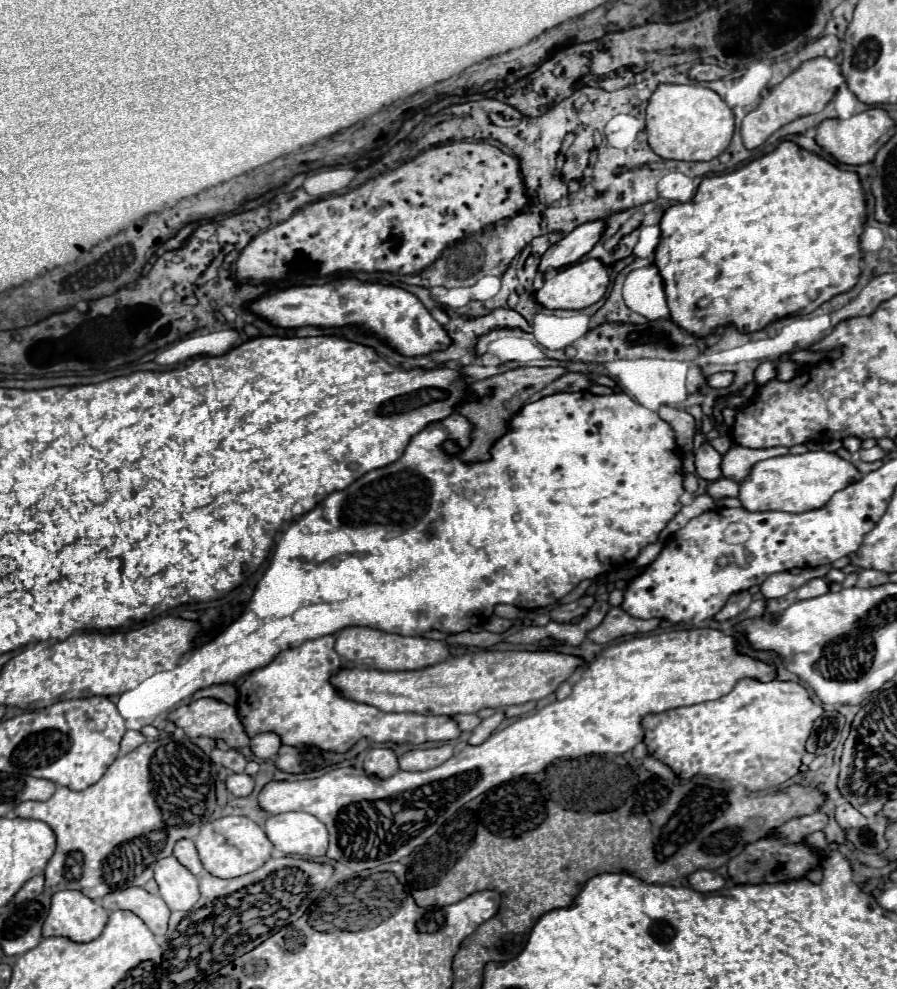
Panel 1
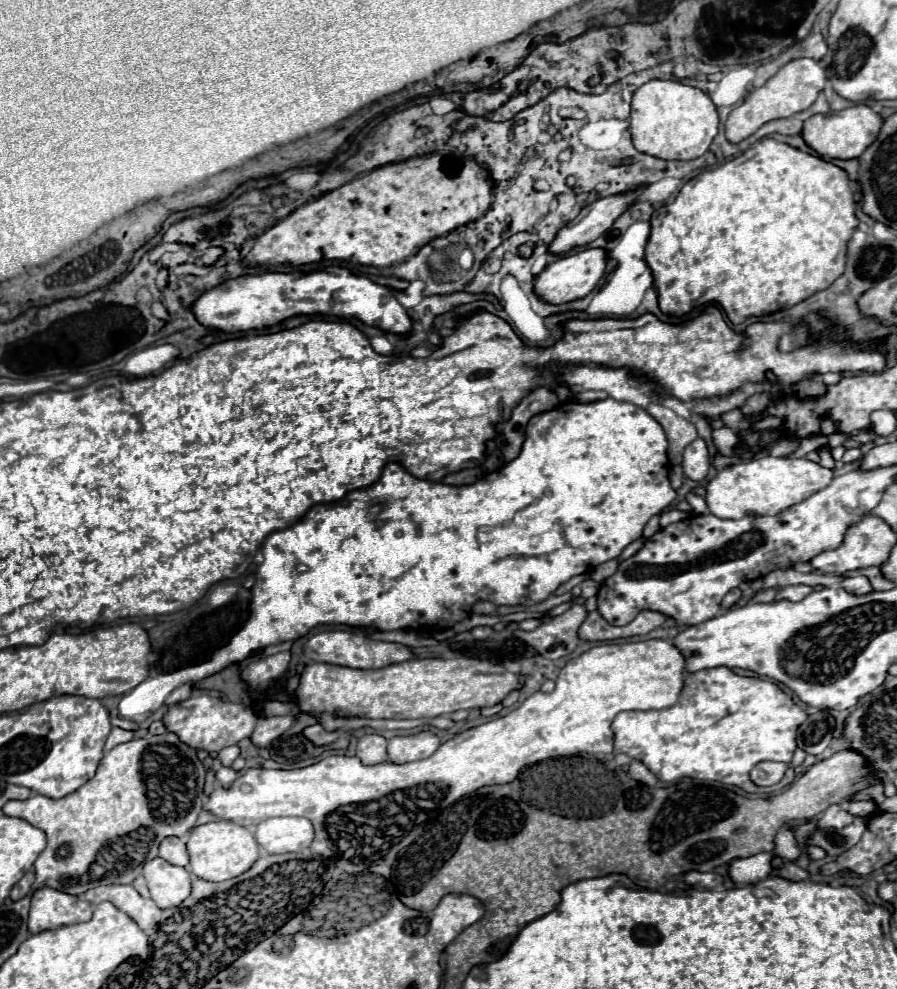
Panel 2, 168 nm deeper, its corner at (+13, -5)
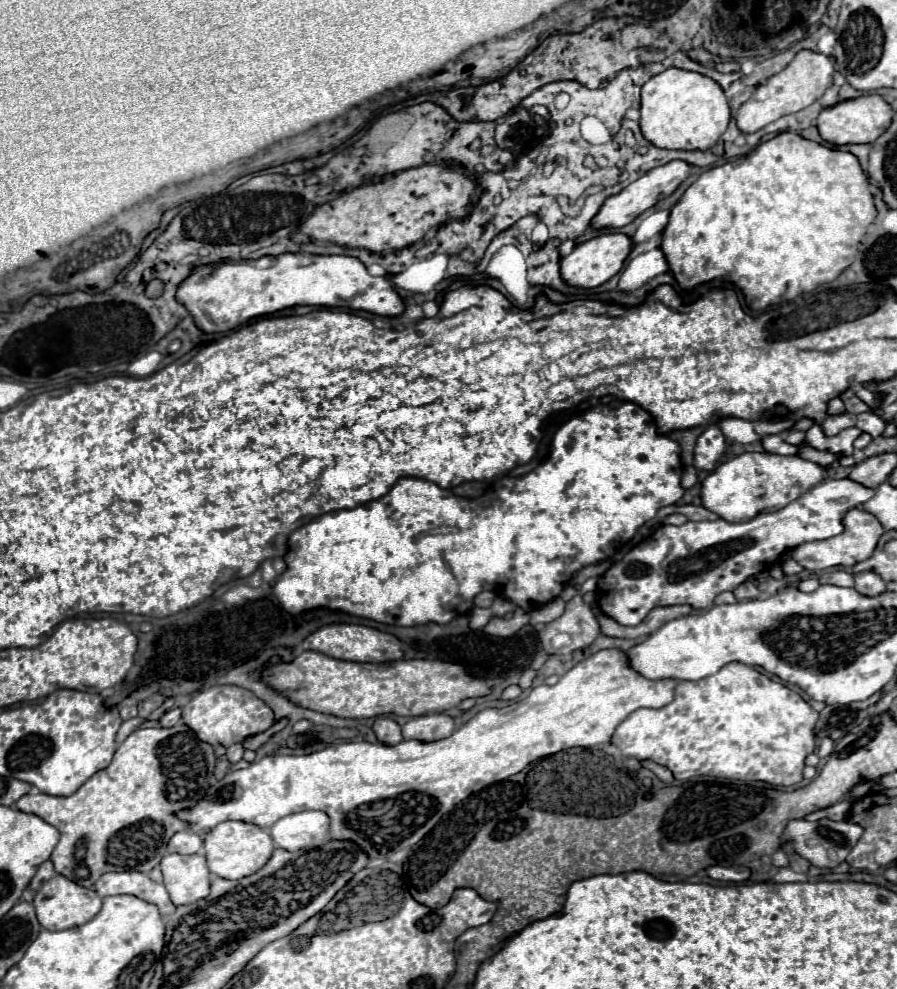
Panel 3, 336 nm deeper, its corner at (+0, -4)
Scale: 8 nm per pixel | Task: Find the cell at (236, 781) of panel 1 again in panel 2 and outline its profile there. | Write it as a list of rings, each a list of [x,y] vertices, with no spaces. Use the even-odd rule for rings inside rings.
[[[219,767],[215,775],[217,775],[219,785],[221,785],[221,787],[225,787],[225,789],[229,789],[229,787],[233,785],[233,781],[237,779],[237,773],[235,773],[233,769],[229,769],[229,767]]]

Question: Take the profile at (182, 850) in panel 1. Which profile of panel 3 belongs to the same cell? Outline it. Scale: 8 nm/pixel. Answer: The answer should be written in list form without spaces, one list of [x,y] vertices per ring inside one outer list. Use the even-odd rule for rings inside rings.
[[[180,830],[176,832],[170,842],[168,842],[168,852],[178,852],[178,854],[196,854],[202,852],[204,840],[202,836],[190,832],[190,830]]]

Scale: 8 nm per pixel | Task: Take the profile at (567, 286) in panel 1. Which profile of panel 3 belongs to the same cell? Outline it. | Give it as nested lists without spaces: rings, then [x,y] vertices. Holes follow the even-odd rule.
[[[608,232],[608,234],[600,234],[596,238],[590,238],[582,244],[578,244],[566,258],[562,258],[560,262],[560,272],[562,278],[578,288],[596,288],[604,282],[608,282],[614,274],[618,274],[624,266],[624,260],[628,258],[632,250],[632,238],[620,232]]]

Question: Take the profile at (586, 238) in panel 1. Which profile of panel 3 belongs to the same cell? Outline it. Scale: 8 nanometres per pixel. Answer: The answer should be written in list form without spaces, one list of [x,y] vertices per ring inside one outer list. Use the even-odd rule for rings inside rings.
[[[672,160],[672,162],[664,164],[664,166],[658,166],[658,168],[648,170],[642,178],[638,178],[638,180],[632,182],[632,184],[628,184],[620,194],[610,196],[610,198],[604,202],[604,206],[600,208],[600,212],[596,214],[592,226],[594,226],[594,228],[606,228],[606,226],[610,226],[610,228],[620,228],[620,226],[630,224],[636,216],[640,216],[644,210],[652,208],[658,200],[664,200],[666,196],[670,196],[670,194],[688,178],[690,172],[692,172],[692,164],[688,164],[688,162],[684,162],[684,160]]]

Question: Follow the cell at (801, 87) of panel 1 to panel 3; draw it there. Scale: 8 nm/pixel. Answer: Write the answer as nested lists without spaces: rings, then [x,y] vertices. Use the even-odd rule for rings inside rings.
[[[800,50],[782,72],[770,76],[764,84],[758,84],[754,88],[754,94],[738,108],[738,114],[736,114],[738,128],[744,134],[750,134],[786,114],[794,114],[810,106],[812,102],[822,98],[828,86],[832,86],[832,74],[834,74],[834,64],[830,56],[814,50]]]

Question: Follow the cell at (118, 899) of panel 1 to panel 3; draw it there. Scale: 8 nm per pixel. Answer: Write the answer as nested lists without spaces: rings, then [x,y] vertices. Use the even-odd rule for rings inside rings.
[[[108,872],[98,878],[94,890],[104,898],[112,894],[134,894],[146,902],[152,902],[160,908],[160,914],[166,918],[176,910],[164,884],[156,884],[142,872]]]

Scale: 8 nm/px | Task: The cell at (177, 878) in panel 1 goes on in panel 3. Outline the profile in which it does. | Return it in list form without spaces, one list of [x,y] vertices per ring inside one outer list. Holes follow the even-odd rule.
[[[168,854],[160,862],[164,886],[170,900],[180,904],[194,904],[210,894],[210,870],[202,854]]]

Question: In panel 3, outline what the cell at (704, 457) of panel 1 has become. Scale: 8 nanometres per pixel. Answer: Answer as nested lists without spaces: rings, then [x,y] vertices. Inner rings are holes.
[[[718,424],[706,426],[696,442],[694,466],[698,470],[708,470],[708,472],[714,470],[714,466],[718,466],[724,450],[726,450],[726,438],[724,438],[722,430],[718,428]]]

